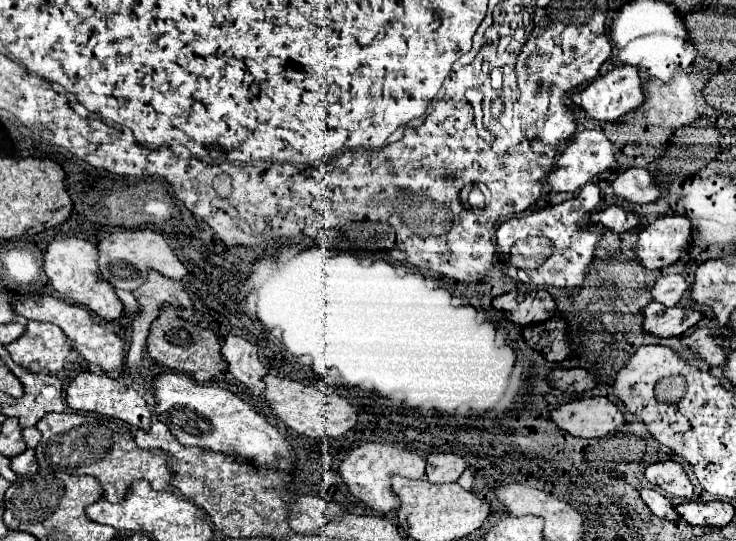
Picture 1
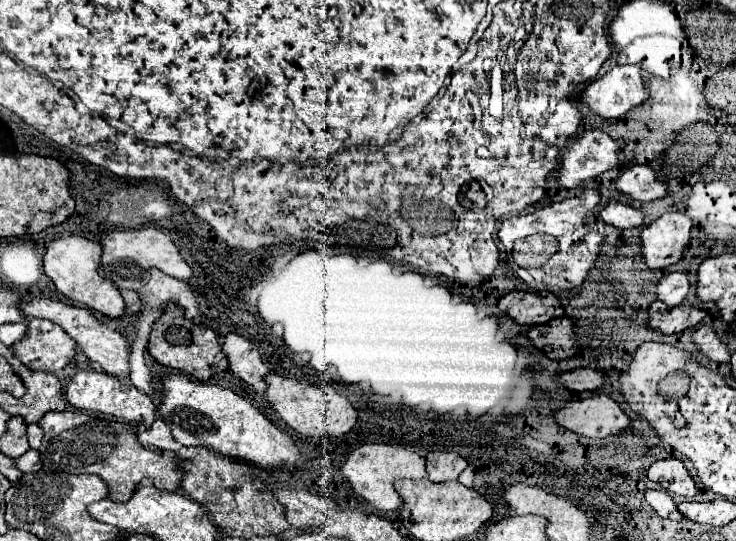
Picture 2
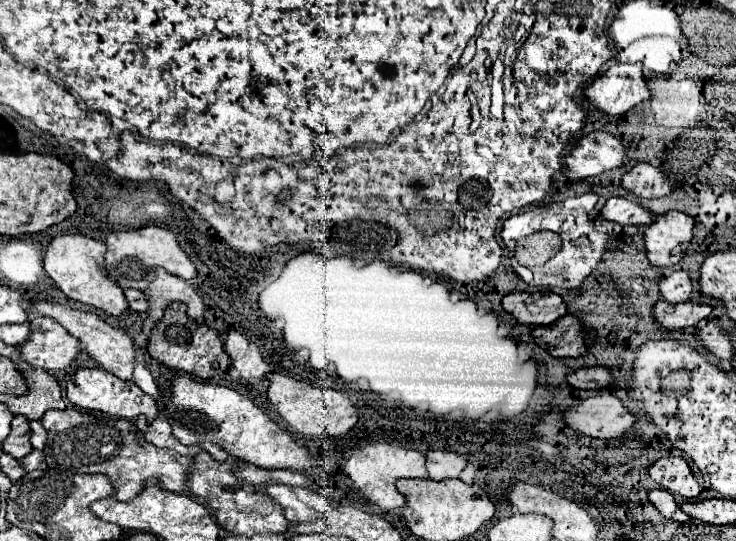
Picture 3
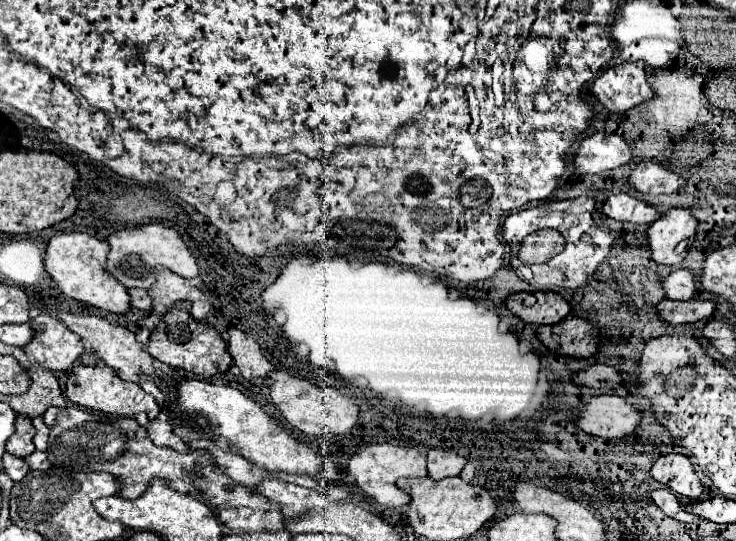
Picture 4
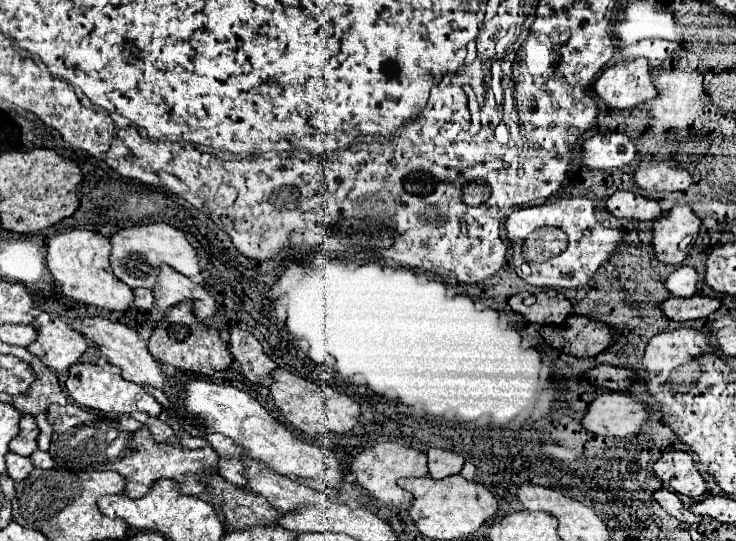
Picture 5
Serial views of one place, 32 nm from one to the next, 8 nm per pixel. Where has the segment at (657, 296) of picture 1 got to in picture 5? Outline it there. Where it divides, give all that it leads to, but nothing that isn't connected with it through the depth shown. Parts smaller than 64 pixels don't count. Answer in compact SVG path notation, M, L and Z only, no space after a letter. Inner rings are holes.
M680 266L676 268L668 278L666 278L666 288L672 292L672 296L692 296L696 294L696 284L698 284L698 272L694 266Z

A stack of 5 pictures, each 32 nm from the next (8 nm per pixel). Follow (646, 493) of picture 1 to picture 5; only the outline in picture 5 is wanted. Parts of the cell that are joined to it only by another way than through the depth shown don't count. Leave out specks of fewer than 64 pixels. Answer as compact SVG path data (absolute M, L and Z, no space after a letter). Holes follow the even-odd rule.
M656 490L656 492L654 492L654 498L660 502L660 506L662 506L668 514L676 516L676 518L682 520L682 522L700 522L700 520L702 520L702 516L692 514L690 508L684 506L684 502L682 502L674 492L670 492L670 490Z

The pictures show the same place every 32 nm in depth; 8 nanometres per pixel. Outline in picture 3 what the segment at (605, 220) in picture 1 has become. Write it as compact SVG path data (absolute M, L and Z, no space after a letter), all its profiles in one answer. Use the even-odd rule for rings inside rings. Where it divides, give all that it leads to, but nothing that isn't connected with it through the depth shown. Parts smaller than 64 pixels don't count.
M610 196L608 202L604 204L604 208L600 210L600 214L606 220L618 222L622 226L626 226L626 224L650 224L652 220L658 218L652 210L646 210L642 204L638 204L636 200L632 200L628 196Z

